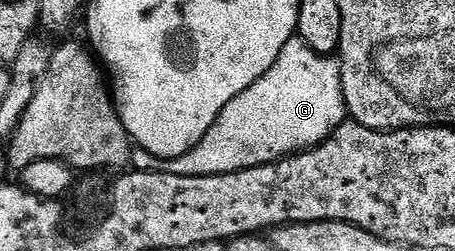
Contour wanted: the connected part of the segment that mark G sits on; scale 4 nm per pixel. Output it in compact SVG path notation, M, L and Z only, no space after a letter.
M295 38L286 43L284 50L280 50L280 58L272 62L272 70L268 70L264 78L244 90L244 94L232 98L232 102L220 110L220 118L212 122L208 134L200 138L194 149L175 160L161 161L160 168L161 171L181 176L215 176L272 164L284 156L292 156L295 152L305 152L308 148L323 144L347 119L341 63L334 56L321 56L313 52L303 40Z

